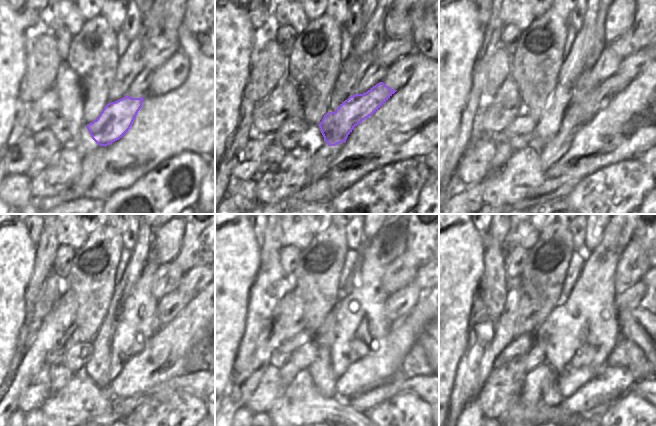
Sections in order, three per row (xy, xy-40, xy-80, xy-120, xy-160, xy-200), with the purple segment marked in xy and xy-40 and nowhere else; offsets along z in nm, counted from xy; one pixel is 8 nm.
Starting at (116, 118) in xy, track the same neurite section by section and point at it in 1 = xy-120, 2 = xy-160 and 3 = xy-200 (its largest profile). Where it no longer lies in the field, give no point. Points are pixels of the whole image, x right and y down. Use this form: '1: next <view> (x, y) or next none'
1: next xy-120 (169, 307)
2: next xy-160 (401, 302)
3: next xy-200 (630, 298)

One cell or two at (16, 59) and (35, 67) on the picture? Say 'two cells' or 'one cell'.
two cells

